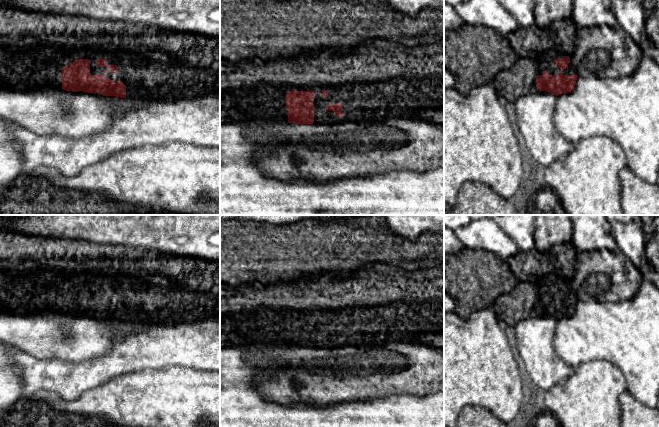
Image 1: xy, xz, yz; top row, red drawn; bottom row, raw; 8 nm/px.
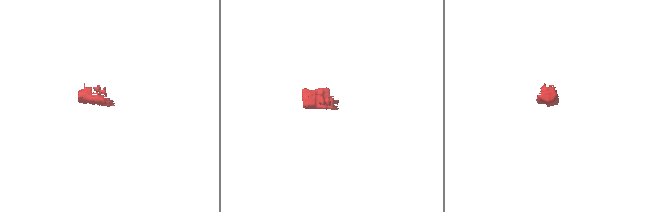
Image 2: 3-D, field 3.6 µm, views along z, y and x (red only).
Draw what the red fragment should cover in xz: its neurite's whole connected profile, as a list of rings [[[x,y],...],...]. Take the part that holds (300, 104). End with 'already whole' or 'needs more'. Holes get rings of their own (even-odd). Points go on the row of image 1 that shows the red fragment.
[[[286,84],[220,89],[220,125],[247,122],[314,123],[314,91],[287,91]]]; needs more

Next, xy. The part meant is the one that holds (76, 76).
[[[75,39],[56,43],[37,42],[27,47],[0,46],[0,90],[63,89],[126,98],[126,87],[123,82],[107,79],[103,74],[91,75],[90,60],[77,59],[76,52]]]; needs more

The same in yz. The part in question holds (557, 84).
[[[544,71],[536,77],[536,87],[539,91],[555,94],[571,92],[575,86],[578,75],[550,75],[550,71]]]; already whole

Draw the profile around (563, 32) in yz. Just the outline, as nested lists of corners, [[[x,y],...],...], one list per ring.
[[[568,17],[563,20],[554,21],[547,29],[554,43],[551,47],[544,49],[531,59],[536,66],[537,76],[542,75],[544,71],[548,71],[549,75],[578,75],[573,63],[578,26],[573,21],[573,18]],[[563,56],[569,56],[570,62],[568,67],[560,73],[561,69],[553,60],[560,59]]]

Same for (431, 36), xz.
[[[428,30],[424,35],[413,38],[401,37],[399,42],[410,48],[418,48],[426,45],[431,45],[436,42],[444,41],[444,32]]]

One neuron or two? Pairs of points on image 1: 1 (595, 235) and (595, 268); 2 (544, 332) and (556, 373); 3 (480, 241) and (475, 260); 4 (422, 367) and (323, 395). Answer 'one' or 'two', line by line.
1: two
2: one
3: two
4: one

